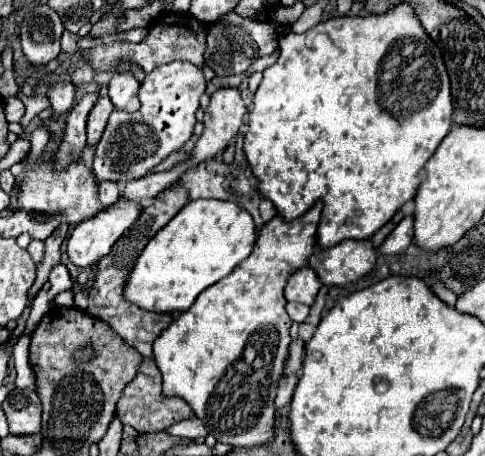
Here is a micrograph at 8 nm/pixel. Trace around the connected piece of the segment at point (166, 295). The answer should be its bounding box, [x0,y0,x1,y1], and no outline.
[123,201,257,315]

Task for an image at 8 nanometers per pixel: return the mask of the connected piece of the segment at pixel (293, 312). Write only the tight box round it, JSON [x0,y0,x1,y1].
[285,303,309,323]

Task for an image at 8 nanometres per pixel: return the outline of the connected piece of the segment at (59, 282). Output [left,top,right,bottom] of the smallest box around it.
[49,263,73,295]

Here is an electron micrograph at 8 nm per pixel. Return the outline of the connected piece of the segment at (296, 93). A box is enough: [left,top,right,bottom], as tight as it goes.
[243,3,453,249]

